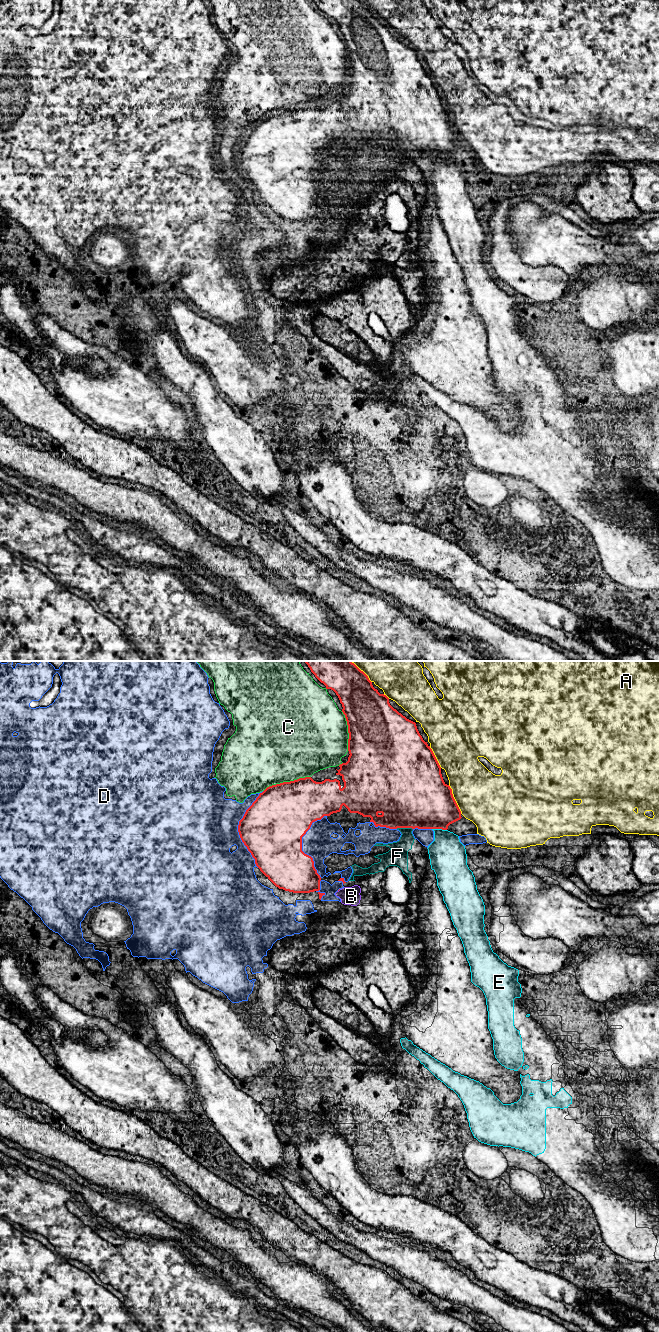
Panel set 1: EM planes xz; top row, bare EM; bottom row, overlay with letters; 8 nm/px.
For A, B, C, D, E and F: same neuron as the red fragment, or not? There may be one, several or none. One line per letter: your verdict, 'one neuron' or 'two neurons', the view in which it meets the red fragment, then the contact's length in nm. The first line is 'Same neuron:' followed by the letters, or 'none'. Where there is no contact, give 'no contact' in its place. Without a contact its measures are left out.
Same neuron: none
A: two neurons; meets red in xz; contact 260 nm long
B: two neurons; no contact
C: two neurons; meets red in xz; contact 400 nm long
D: two neurons; meets red in xz; contact 600 nm long
E: two neurons; meets red in xz; contact 120 nm long
F: two neurons; meets red in xz; contact 140 nm long

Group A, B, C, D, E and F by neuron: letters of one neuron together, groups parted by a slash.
A / B F / C / D / E

